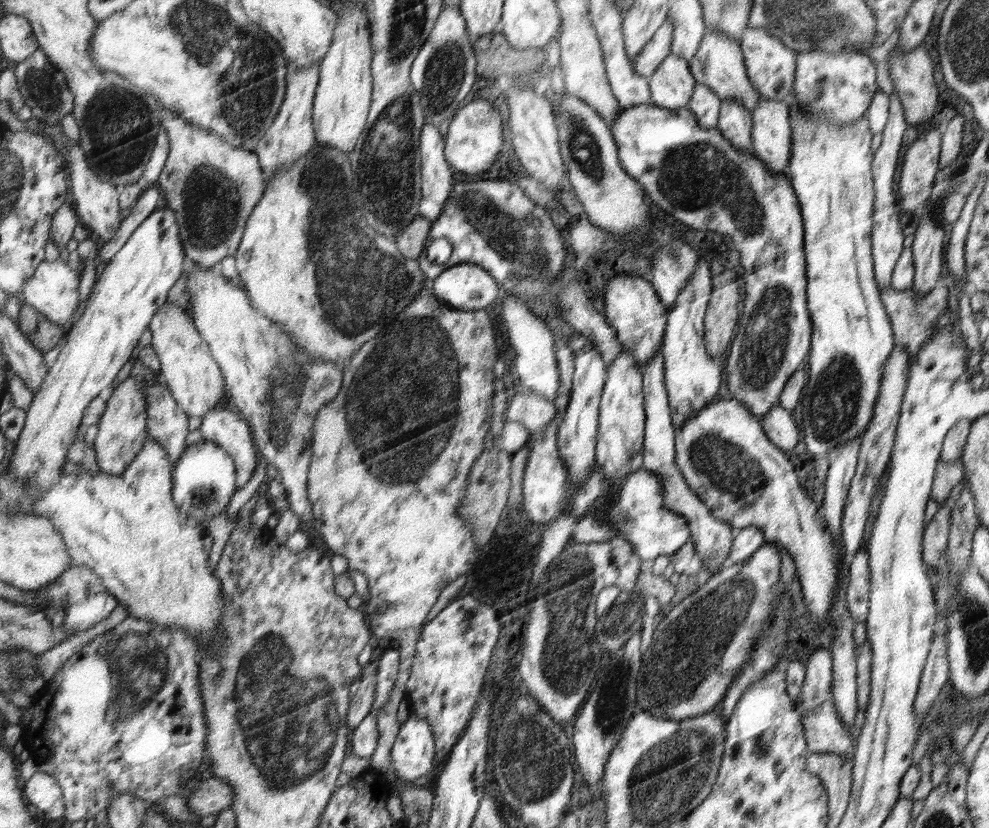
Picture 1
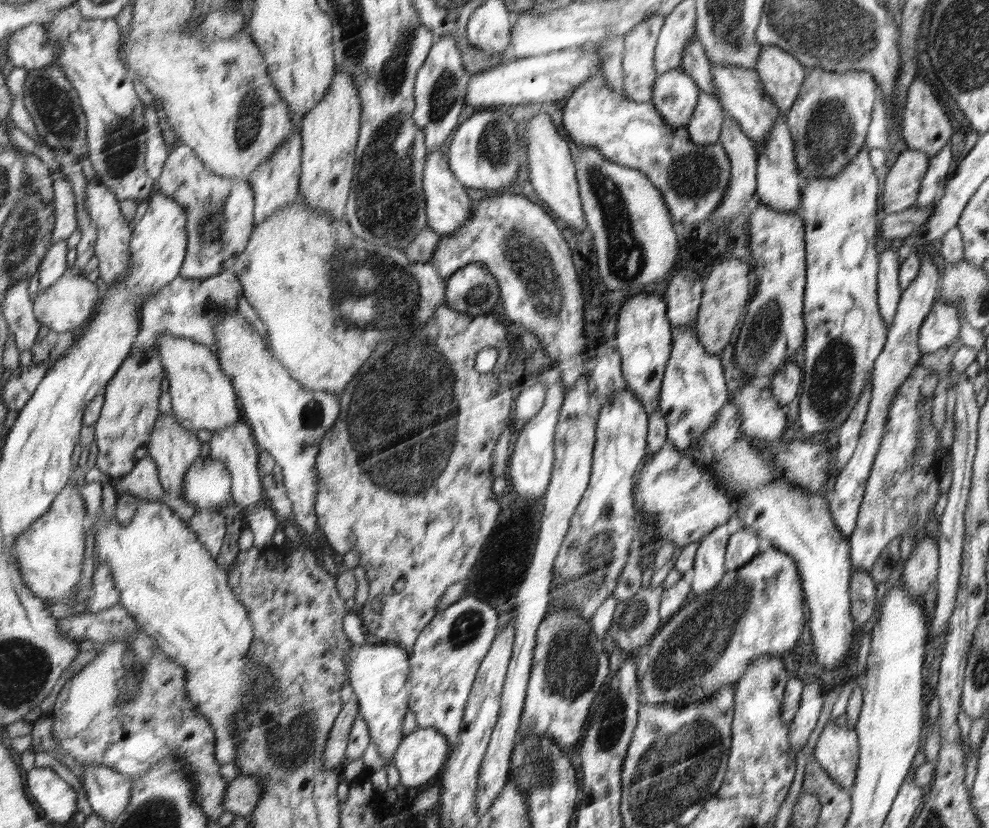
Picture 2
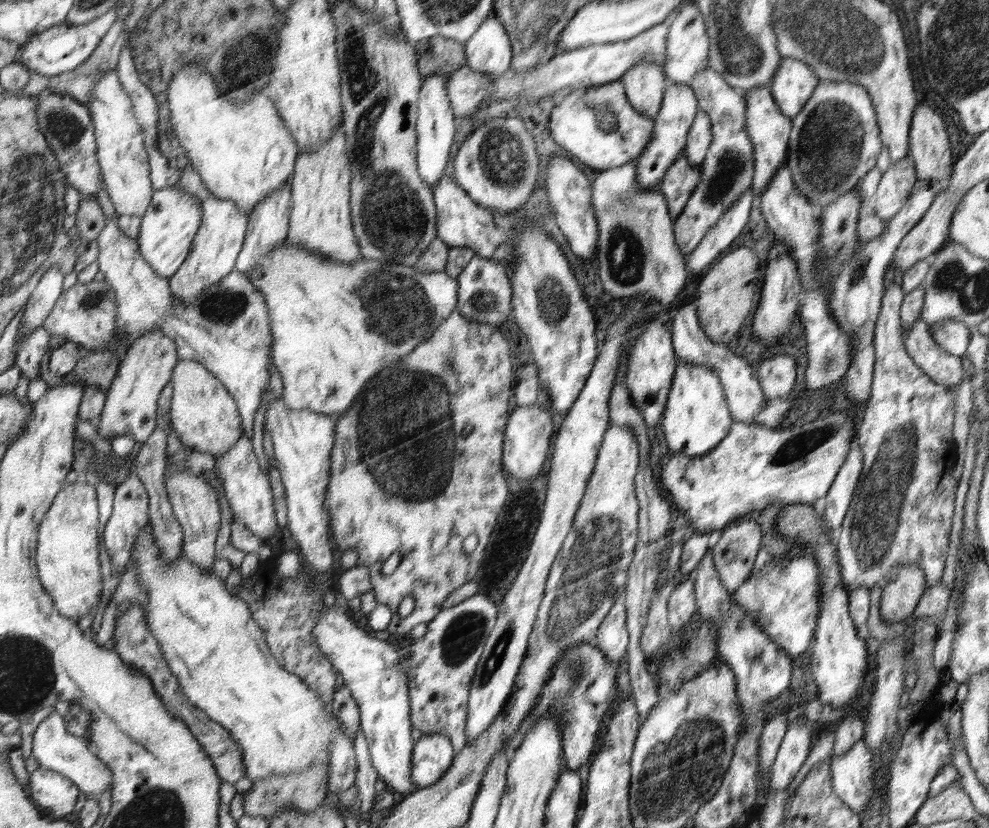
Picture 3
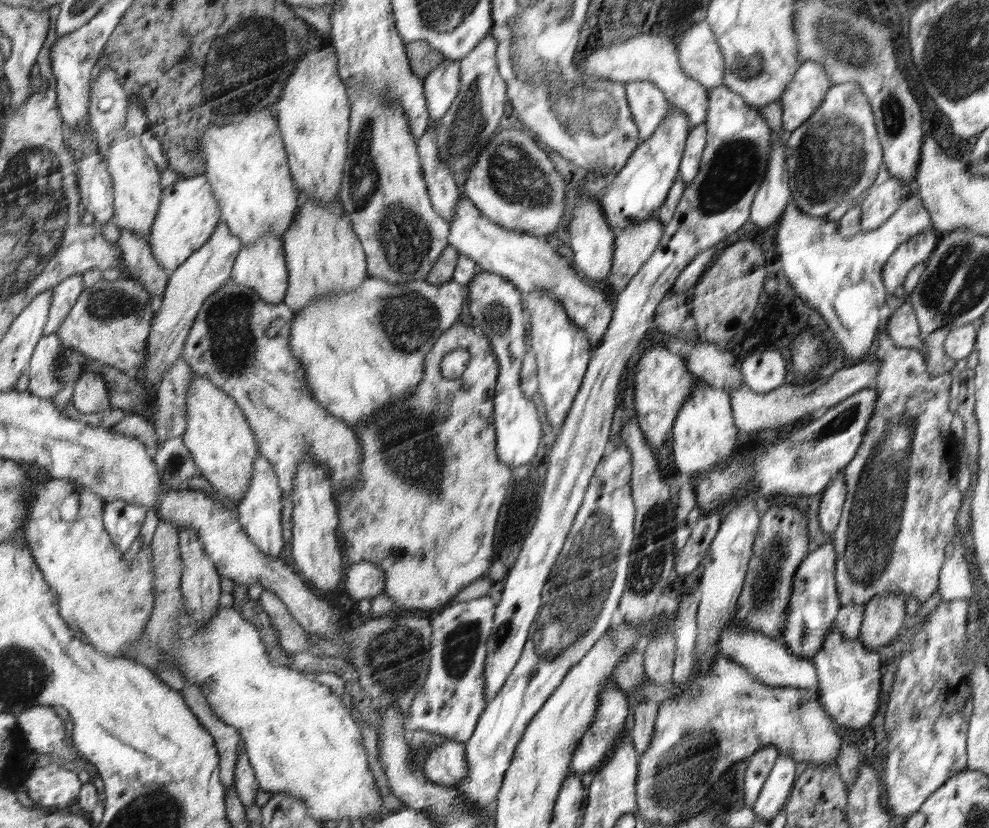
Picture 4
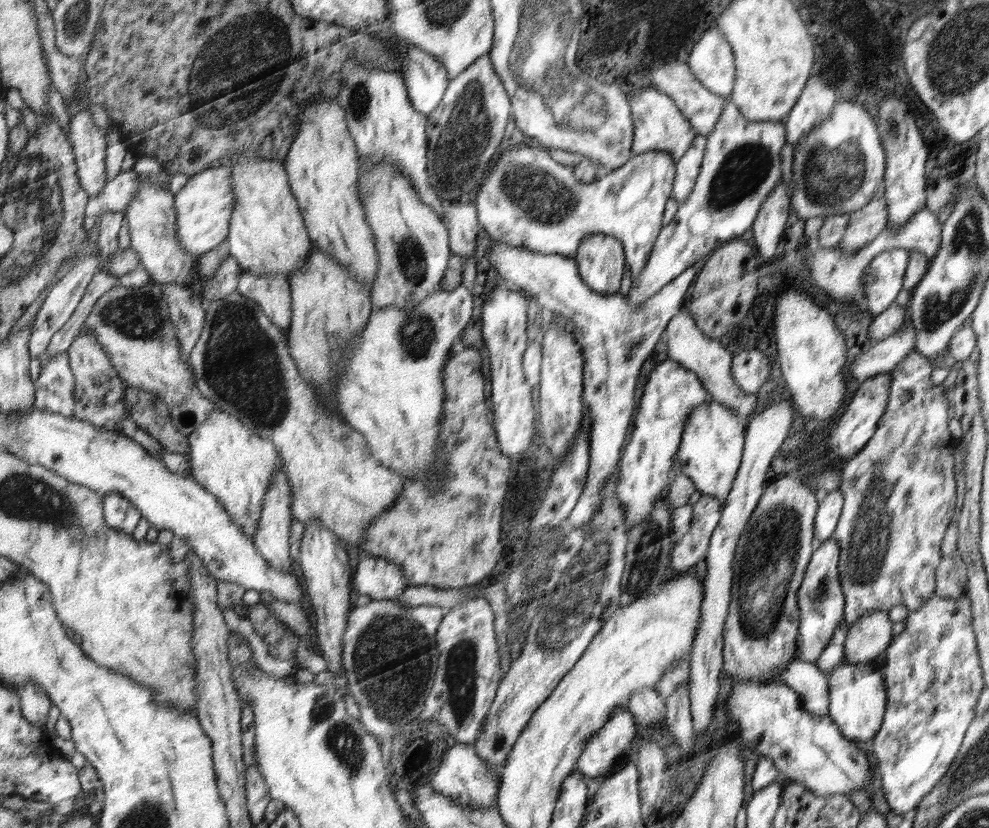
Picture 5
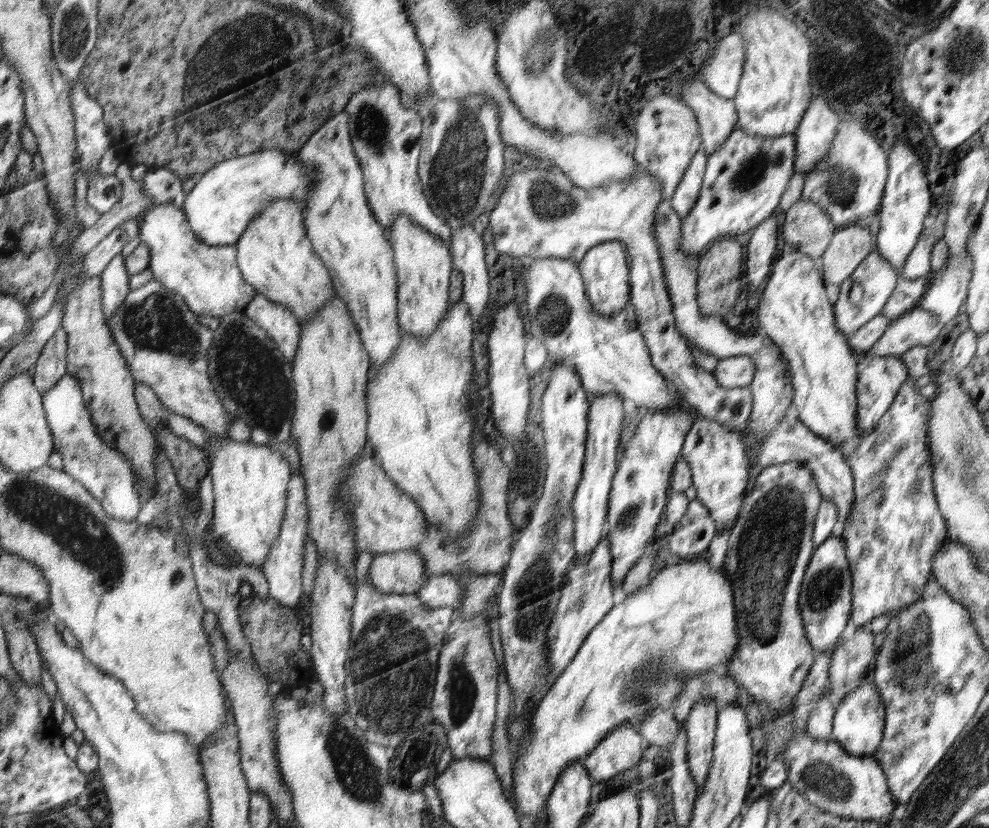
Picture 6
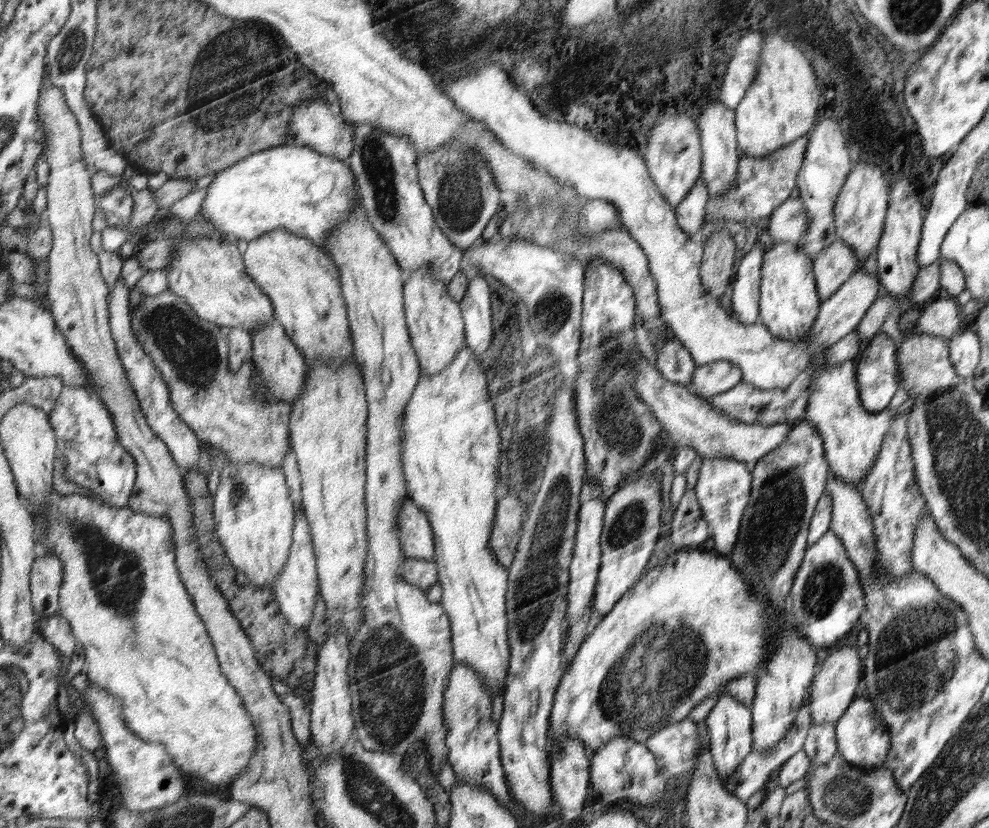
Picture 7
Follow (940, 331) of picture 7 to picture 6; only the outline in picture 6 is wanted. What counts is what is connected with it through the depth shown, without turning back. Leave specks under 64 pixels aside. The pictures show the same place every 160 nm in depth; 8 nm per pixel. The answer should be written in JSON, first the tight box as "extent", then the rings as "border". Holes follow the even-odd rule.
{"extent":[864,307,942,363],"border":[[[915,307],[888,326],[867,353],[864,363],[880,356],[900,359],[913,347],[930,347],[941,330],[942,328],[938,326],[938,318],[934,314],[930,316],[930,312]]]}

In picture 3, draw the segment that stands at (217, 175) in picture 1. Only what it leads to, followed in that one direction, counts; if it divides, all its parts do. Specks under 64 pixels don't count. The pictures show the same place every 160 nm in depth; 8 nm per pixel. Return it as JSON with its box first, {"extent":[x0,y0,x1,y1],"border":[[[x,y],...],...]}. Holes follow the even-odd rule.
{"extent":[169,164,249,305],"border":[[[189,164],[180,169],[182,175],[174,186],[180,187],[187,193],[201,199],[201,209],[204,217],[201,220],[201,228],[198,229],[196,240],[190,249],[189,256],[180,266],[173,277],[169,279],[170,295],[180,299],[180,303],[188,305],[197,301],[201,294],[211,285],[216,285],[227,277],[236,268],[237,258],[244,246],[248,230],[249,217],[245,210],[236,205],[233,200],[218,198],[204,185],[201,175]]]}

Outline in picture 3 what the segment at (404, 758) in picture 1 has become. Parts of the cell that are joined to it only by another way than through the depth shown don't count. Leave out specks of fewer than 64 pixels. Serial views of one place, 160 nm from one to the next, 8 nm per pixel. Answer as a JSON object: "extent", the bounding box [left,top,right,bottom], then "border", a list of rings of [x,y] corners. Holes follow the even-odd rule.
{"extent":[412,735,454,789],"border":[[[422,735],[413,744],[412,778],[414,787],[422,789],[434,785],[450,769],[454,750],[446,735]]]}

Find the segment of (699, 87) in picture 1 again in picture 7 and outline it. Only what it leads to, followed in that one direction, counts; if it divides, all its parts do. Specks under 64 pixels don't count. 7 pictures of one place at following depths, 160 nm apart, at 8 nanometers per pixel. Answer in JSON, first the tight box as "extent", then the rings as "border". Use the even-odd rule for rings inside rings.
{"extent":[674,176,709,236],"border":[[[699,176],[686,198],[683,198],[682,202],[679,202],[679,205],[674,208],[676,210],[677,222],[688,236],[694,236],[703,228],[709,199],[707,186],[701,179],[701,176]]]}

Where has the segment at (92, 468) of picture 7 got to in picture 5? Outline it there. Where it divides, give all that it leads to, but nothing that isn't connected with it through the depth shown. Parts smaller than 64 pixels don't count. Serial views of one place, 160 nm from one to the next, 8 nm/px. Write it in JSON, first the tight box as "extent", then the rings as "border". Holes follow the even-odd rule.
{"extent":[35,351,143,534],"border":[[[64,351],[54,357],[46,357],[44,354],[38,359],[42,369],[35,381],[35,407],[73,417],[76,408],[76,379],[70,367],[69,352]],[[108,493],[105,498],[105,523],[113,529],[132,534],[141,522],[143,515],[127,499],[118,493]]]}

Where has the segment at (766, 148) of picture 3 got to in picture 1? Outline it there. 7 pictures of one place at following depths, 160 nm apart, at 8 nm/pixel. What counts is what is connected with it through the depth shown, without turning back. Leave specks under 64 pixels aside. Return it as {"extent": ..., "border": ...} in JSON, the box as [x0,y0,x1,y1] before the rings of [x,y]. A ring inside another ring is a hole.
{"extent":[689,26,762,114],"border":[[[706,26],[702,42],[689,65],[697,83],[711,88],[722,100],[725,98],[739,100],[752,114],[752,110],[756,108],[762,96],[750,84],[743,60],[743,52],[738,41],[732,40],[725,32],[717,32],[717,30],[711,30],[709,26]]]}

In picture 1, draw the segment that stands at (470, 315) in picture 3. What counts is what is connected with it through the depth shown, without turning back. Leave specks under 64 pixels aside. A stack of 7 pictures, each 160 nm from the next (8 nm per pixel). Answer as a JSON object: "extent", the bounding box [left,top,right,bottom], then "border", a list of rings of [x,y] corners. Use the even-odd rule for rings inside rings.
{"extent":[435,263,498,311],"border":[[[460,263],[435,279],[435,294],[454,309],[478,311],[498,296],[498,284],[484,267]]]}

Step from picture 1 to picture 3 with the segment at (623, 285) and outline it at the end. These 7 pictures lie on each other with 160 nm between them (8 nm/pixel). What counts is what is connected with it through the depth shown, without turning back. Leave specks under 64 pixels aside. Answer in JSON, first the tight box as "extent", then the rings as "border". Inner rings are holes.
{"extent":[625,321,679,427],"border":[[[650,321],[640,329],[634,342],[630,342],[628,352],[627,373],[625,386],[633,405],[640,411],[645,426],[656,427],[661,423],[661,418],[668,408],[670,389],[673,386],[673,378],[676,376],[676,368],[679,364],[676,352],[673,350],[673,335],[668,330],[667,324],[658,321]]]}

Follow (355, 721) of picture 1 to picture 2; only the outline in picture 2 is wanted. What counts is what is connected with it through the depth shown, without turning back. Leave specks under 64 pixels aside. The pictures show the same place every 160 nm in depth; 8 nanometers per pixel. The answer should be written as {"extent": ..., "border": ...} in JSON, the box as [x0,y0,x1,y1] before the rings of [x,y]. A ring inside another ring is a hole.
{"extent":[324,698,359,769],"border":[[[354,698],[348,700],[341,709],[341,714],[336,718],[334,726],[331,730],[328,744],[324,752],[326,767],[330,769],[340,768],[347,759],[345,752],[347,749],[350,727],[355,721],[356,715],[359,714],[357,700]]]}

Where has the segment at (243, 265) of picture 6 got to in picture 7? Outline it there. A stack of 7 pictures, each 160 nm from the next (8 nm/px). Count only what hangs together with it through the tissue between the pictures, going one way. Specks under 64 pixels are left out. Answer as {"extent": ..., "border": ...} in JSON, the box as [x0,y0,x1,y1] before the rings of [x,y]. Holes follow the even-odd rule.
{"extent":[242,228,353,366],"border":[[[285,228],[271,230],[269,233],[247,242],[243,245],[242,253],[250,278],[272,300],[273,318],[284,327],[290,341],[298,347],[298,351],[305,359],[306,366],[316,366],[318,363],[330,362],[332,359],[336,363],[344,363],[344,361],[348,361],[348,357],[353,356],[345,298],[341,292],[341,273],[333,258],[330,258],[321,247],[318,247],[309,238],[292,234]]]}

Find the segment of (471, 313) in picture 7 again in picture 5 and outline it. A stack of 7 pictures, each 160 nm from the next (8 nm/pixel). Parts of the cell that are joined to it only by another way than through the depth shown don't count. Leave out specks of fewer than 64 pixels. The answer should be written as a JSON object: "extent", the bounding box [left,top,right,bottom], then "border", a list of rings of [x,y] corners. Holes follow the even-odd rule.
{"extent":[442,202,478,259],"border":[[[444,202],[445,213],[442,220],[449,229],[450,249],[464,259],[475,253],[478,211],[474,202]]]}

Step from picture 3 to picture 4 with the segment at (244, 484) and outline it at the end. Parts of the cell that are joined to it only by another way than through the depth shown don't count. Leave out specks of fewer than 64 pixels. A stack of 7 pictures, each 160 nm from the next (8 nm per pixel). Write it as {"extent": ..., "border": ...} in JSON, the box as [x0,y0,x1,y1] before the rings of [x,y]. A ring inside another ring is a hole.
{"extent":[236,454,284,557],"border":[[[260,454],[253,464],[253,478],[250,479],[249,488],[246,489],[245,496],[236,507],[245,533],[266,555],[271,557],[278,557],[284,548],[282,522],[280,522],[282,492],[278,488],[279,478],[276,478],[276,475],[269,458]]]}

